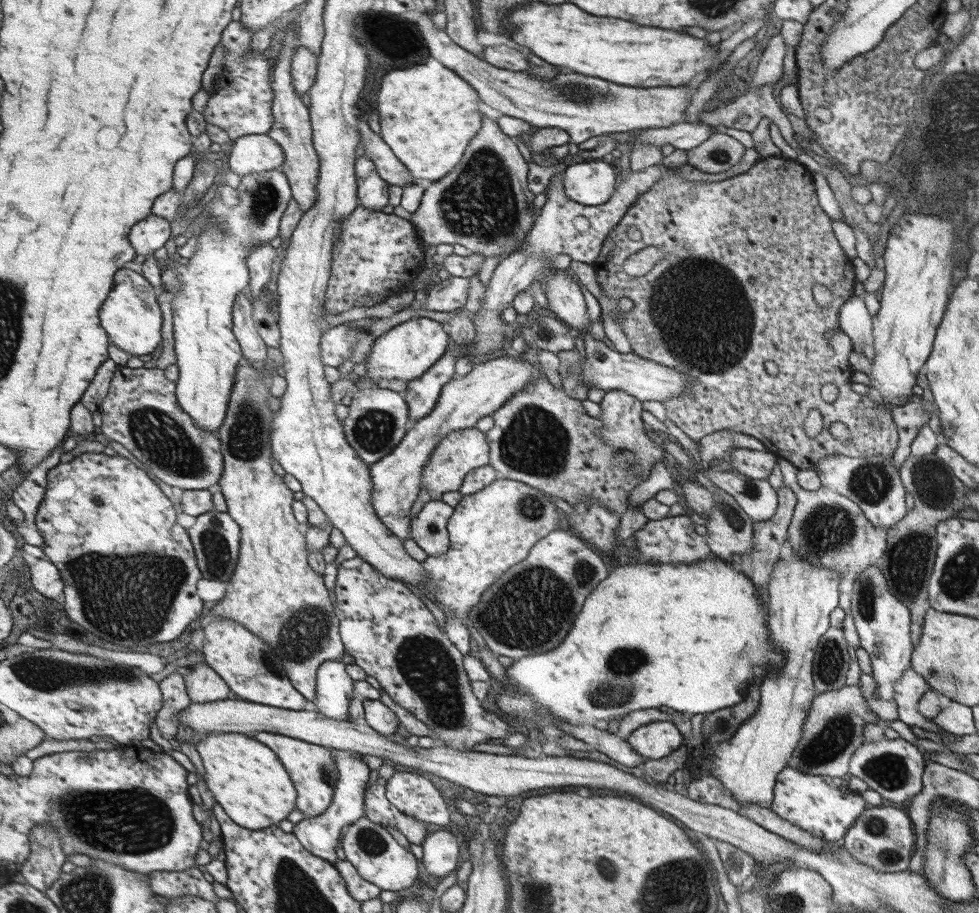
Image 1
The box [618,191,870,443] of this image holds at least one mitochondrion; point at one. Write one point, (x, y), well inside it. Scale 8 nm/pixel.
(713, 346)

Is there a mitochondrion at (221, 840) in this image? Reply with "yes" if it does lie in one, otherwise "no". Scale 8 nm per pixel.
no

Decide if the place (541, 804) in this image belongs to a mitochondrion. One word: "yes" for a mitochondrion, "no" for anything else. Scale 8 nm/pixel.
no

